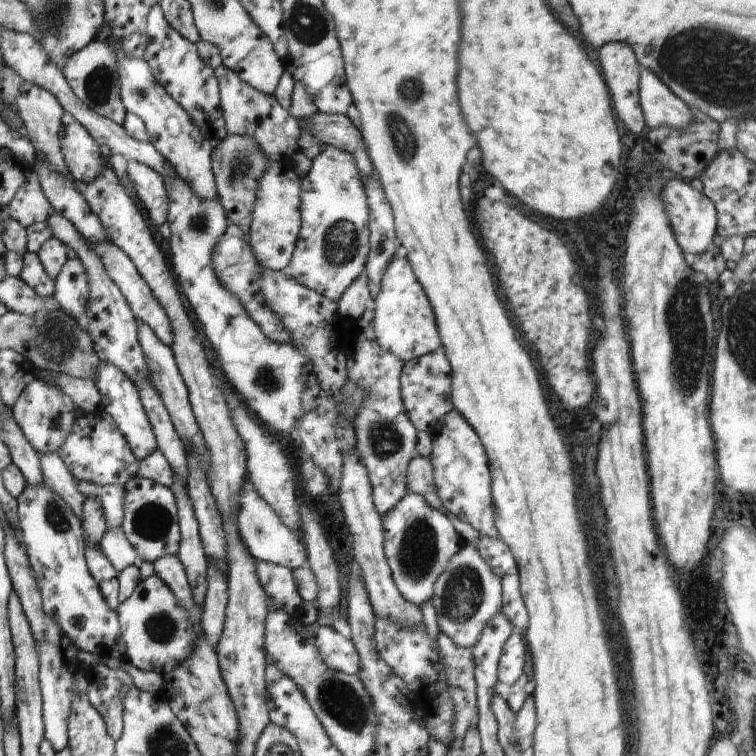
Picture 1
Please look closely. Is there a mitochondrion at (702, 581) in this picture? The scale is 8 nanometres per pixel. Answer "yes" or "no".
no

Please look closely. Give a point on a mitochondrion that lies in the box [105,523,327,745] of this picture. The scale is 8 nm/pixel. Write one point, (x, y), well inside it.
(160, 628)

